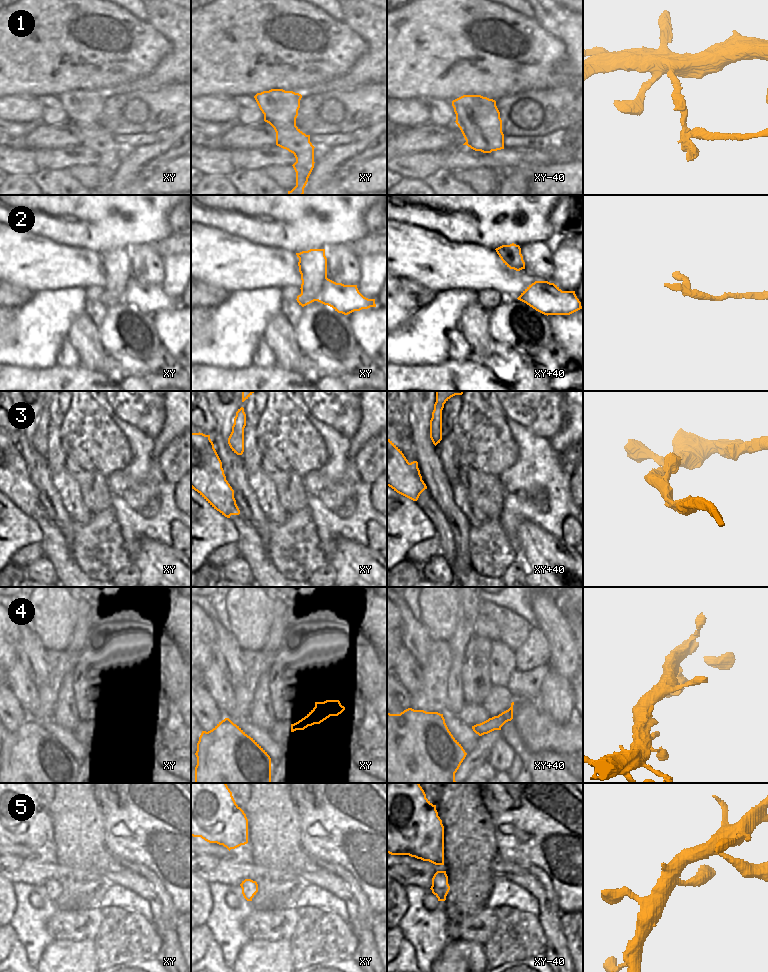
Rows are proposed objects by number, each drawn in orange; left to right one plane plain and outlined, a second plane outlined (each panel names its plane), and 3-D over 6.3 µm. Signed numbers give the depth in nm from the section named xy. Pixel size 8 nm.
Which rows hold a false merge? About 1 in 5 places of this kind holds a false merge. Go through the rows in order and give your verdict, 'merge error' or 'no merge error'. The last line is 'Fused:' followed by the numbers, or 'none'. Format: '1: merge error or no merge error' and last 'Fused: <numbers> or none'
1: merge error
2: no merge error
3: no merge error
4: no merge error
5: no merge error
Fused: 1

